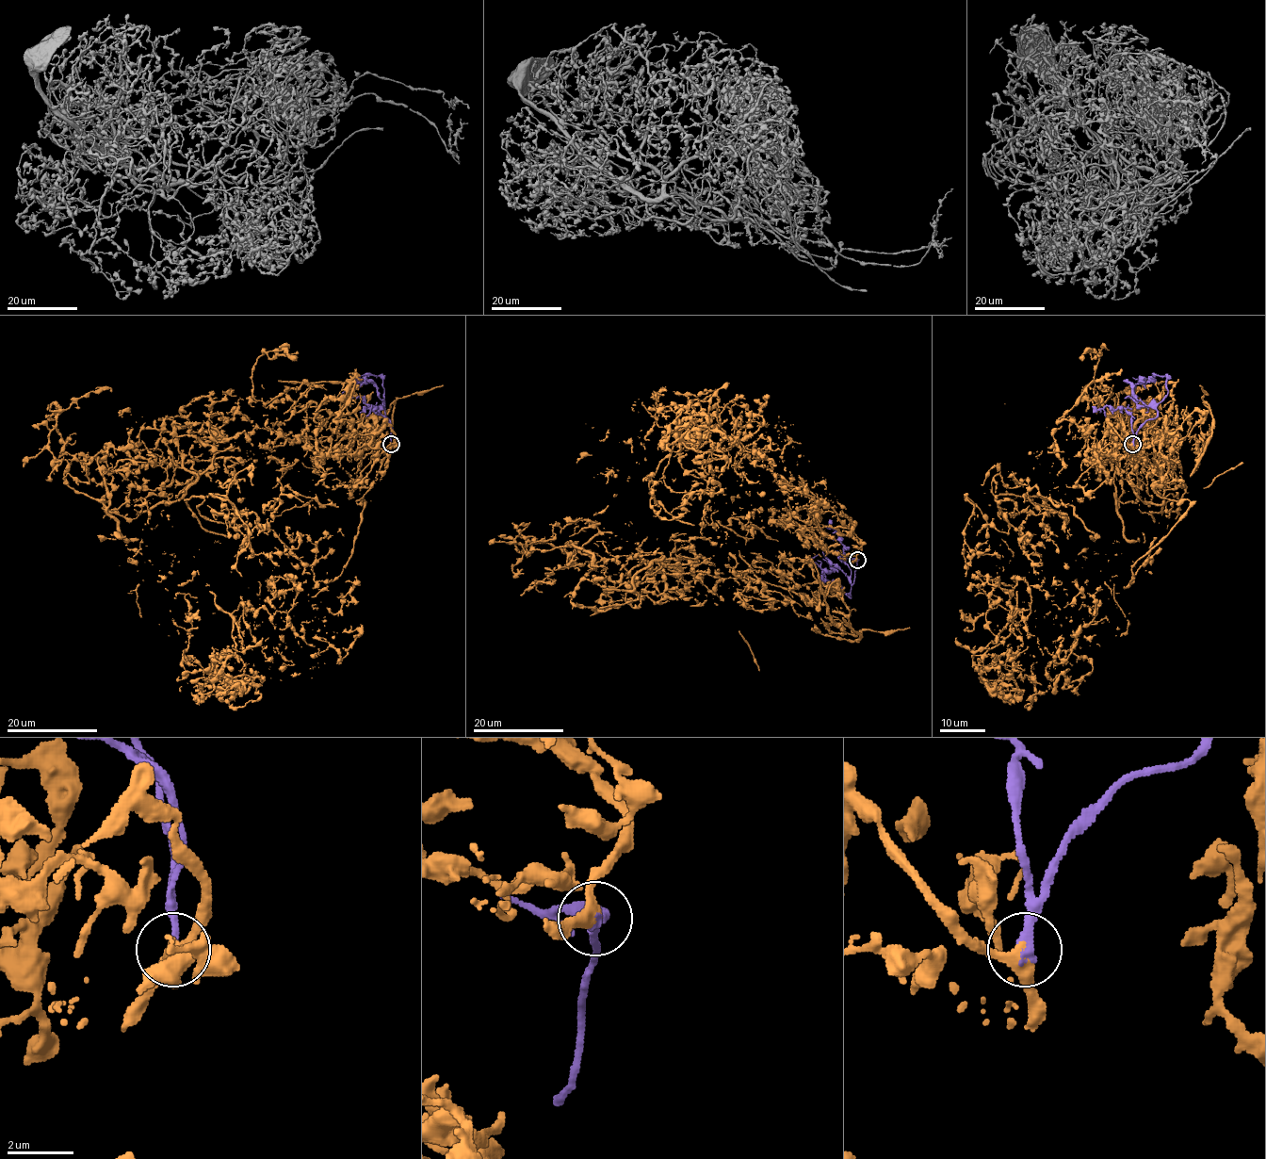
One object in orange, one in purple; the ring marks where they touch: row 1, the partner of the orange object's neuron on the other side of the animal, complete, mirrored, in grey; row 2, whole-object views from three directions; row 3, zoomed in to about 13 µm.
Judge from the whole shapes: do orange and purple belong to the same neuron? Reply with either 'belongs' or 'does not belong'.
belongs

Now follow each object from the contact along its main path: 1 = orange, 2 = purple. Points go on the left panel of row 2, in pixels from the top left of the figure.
1: (390, 444), (337, 453), (351, 390), (332, 448), (214, 415), (201, 473), (103, 473), (159, 624)
2: (390, 444), (382, 379), (362, 375), (341, 394), (344, 398), (353, 398)

